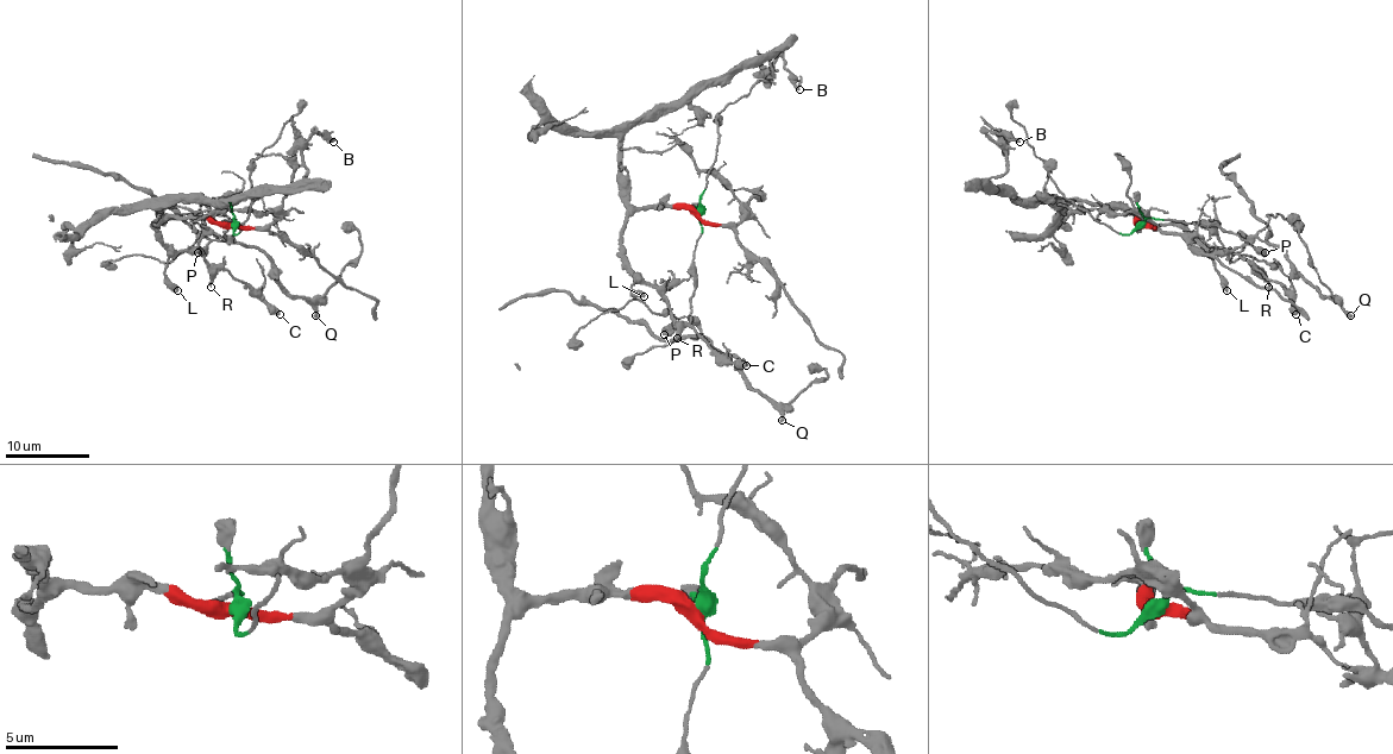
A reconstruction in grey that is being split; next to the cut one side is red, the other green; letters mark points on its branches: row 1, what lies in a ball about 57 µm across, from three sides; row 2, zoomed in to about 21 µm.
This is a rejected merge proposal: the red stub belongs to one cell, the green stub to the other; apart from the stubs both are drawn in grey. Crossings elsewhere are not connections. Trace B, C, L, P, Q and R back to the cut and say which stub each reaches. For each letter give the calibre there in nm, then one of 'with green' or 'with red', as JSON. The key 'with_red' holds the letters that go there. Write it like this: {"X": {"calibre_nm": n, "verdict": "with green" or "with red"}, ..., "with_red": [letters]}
{"B": {"calibre_nm": 200, "verdict": "with red"}, "C": {"calibre_nm": 550, "verdict": "with red"}, "L": {"calibre_nm": 420, "verdict": "with red"}, "P": {"calibre_nm": 650, "verdict": "with green"}, "Q": {"calibre_nm": 360, "verdict": "with green"}, "R": {"calibre_nm": 240, "verdict": "with red"}, "with_red": ["B", "C", "L", "R"]}

